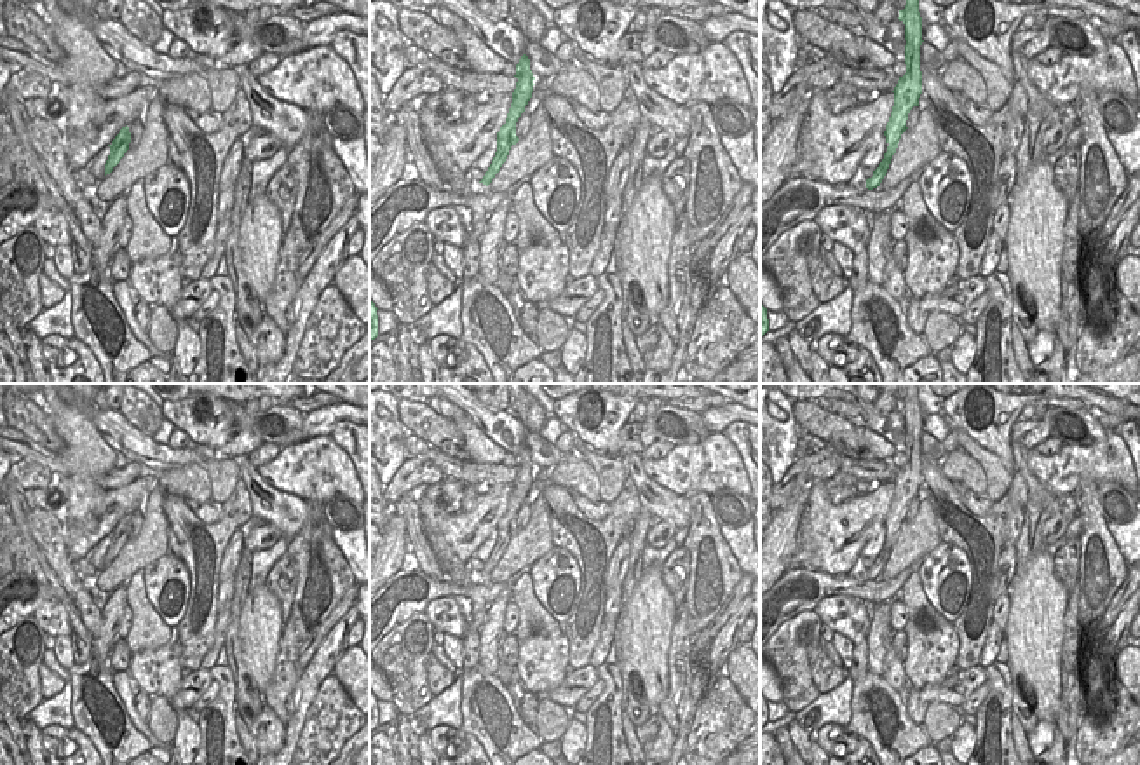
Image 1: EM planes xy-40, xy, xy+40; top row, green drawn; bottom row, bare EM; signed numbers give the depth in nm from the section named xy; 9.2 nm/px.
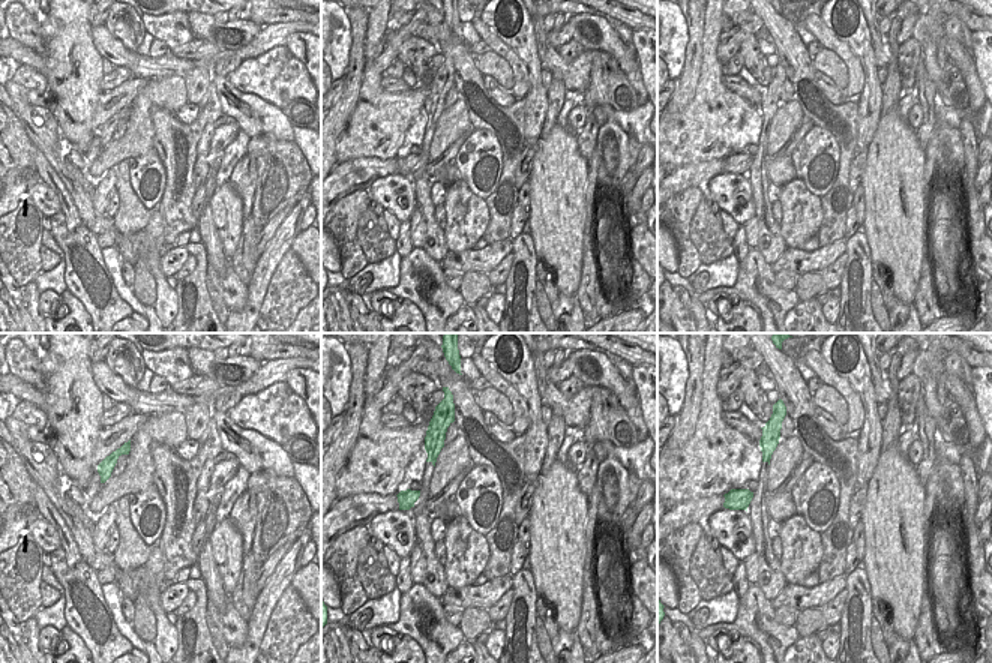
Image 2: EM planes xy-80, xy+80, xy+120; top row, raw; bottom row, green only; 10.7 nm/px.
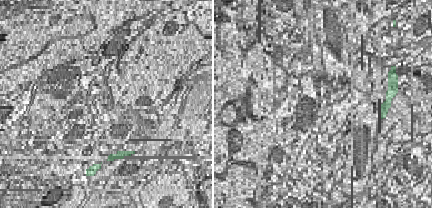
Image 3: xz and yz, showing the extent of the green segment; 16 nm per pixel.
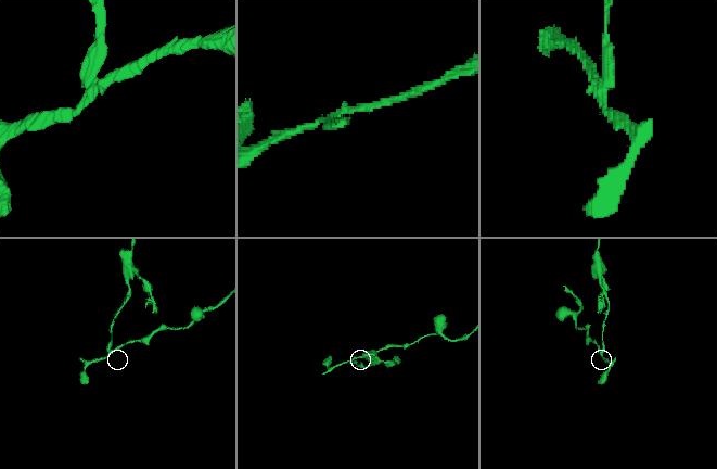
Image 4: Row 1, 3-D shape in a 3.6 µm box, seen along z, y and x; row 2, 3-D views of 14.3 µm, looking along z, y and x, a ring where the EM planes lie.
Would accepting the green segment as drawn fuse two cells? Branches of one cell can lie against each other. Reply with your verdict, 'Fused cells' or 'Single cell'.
Fused cells.

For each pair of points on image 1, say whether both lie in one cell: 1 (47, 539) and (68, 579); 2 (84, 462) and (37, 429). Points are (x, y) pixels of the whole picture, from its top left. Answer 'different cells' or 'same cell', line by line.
1: same cell
2: different cells

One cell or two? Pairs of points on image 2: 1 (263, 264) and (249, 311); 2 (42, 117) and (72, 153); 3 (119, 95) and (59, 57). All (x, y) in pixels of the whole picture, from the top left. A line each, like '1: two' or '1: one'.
1: one
2: two
3: two

